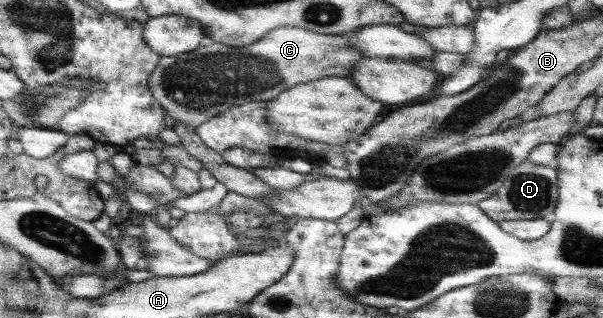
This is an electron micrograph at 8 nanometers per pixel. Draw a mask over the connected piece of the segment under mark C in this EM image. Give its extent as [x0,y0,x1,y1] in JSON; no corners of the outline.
[147,27,363,131]

